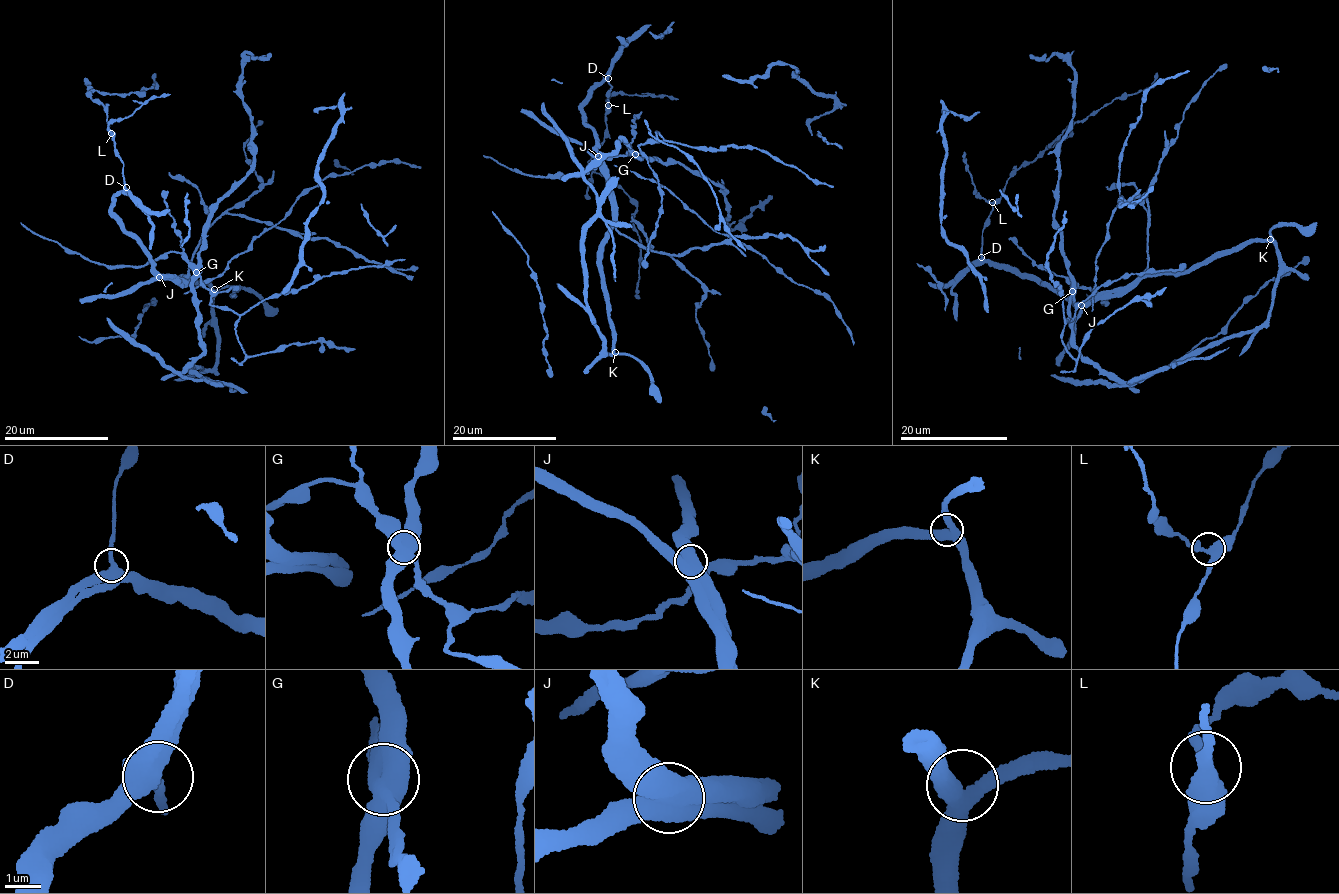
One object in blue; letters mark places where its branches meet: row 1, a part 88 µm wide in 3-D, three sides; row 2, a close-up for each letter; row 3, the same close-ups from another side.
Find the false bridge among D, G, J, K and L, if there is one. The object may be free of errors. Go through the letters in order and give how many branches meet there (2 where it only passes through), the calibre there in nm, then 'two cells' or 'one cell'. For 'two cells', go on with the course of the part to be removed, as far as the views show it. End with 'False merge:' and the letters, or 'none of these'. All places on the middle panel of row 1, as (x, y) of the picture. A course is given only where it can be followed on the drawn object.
D: 3 branches meet; 400 nm thick; one cell
G: 3 branches meet; 600 nm thick; one cell
J: 3 branches meet; 600 nm thick; one cell
K: 3 branches meet; 400 nm thick; one cell
L: 3 branches meet; 400 nm thick; one cell
False merge: none of these

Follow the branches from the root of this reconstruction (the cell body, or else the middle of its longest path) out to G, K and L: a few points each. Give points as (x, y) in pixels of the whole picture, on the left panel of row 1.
G: (215, 361), (212, 368), (206, 369), (189, 365), (204, 379), (181, 375), (203, 350), (193, 288), (196, 273)
K: (215, 361), (214, 289)
L: (215, 361), (212, 289), (160, 274), (112, 214), (124, 178), (111, 133)

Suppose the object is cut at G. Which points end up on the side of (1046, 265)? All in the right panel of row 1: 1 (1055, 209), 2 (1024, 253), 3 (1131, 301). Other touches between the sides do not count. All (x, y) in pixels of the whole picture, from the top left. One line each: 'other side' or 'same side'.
1: other side
2: same side
3: other side

